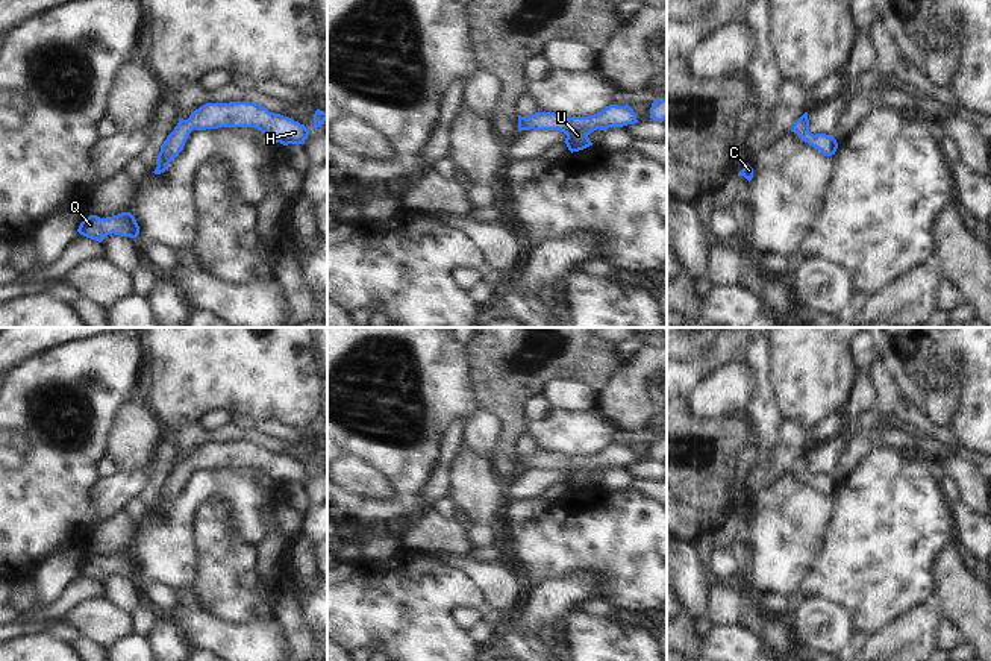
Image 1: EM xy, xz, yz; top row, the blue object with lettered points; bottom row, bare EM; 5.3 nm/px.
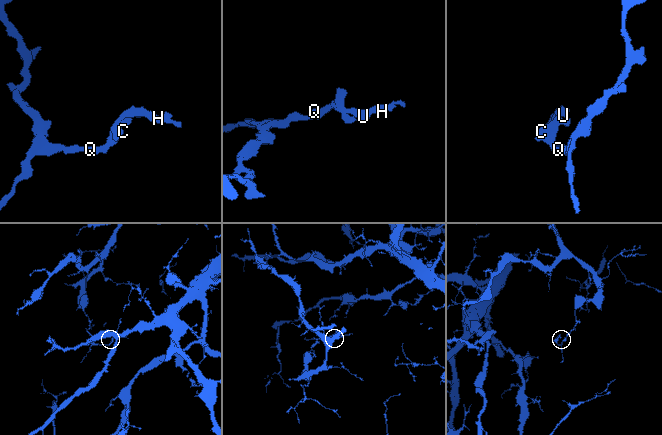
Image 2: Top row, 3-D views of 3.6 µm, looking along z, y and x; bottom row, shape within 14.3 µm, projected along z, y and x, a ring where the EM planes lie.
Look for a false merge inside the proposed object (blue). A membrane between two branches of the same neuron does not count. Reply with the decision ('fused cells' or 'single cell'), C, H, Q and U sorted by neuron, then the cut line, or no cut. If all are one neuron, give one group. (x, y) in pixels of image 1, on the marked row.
single cell | C H Q U | no cut

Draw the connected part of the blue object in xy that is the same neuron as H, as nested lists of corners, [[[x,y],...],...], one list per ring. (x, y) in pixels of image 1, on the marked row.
[[[230,102],[206,103],[195,109],[188,120],[180,118],[174,130],[167,136],[158,155],[158,167],[153,171],[161,174],[168,164],[183,150],[189,133],[195,130],[218,127],[255,127],[271,141],[288,144],[305,144],[309,130],[305,124],[280,114],[270,112],[259,103]]]

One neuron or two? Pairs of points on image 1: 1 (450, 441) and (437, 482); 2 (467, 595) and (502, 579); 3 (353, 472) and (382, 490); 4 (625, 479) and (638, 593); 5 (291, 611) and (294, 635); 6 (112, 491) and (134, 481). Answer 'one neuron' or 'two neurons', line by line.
1: one neuron
2: two neurons
3: one neuron
4: two neurons
5: one neuron
6: one neuron

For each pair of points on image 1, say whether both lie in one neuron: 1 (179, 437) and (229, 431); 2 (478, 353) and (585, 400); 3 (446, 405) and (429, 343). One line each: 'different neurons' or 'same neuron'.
1: same neuron
2: different neurons
3: same neuron

